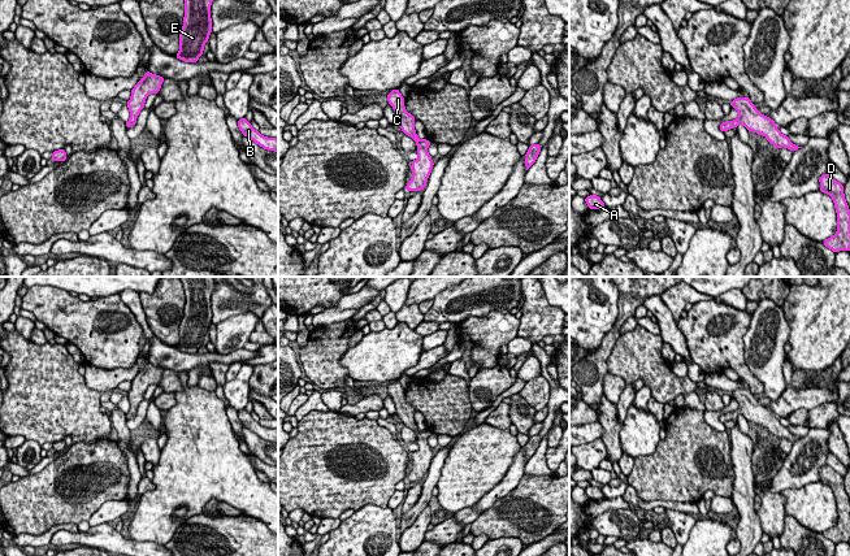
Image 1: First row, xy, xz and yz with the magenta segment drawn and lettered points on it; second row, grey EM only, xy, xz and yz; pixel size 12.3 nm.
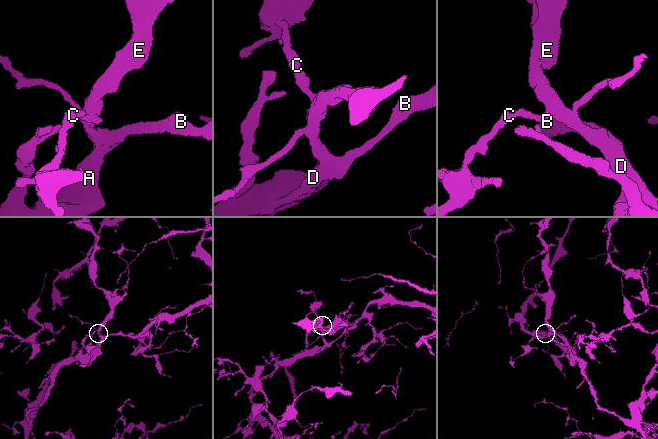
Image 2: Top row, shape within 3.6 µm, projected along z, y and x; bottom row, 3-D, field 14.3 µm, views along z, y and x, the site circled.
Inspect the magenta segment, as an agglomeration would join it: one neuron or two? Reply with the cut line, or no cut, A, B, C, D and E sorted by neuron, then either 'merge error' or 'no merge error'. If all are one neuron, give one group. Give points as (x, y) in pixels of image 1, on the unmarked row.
no cut | A B C D E | no merge error

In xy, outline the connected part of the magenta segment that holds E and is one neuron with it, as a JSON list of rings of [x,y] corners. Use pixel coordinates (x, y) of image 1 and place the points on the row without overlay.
[[[179,277],[185,291],[183,318],[179,323],[177,349],[198,353],[212,323],[211,296],[214,290],[213,277]]]

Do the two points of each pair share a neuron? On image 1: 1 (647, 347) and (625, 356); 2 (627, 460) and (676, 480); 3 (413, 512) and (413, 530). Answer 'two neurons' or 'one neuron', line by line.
1: one neuron
2: two neurons
3: two neurons

